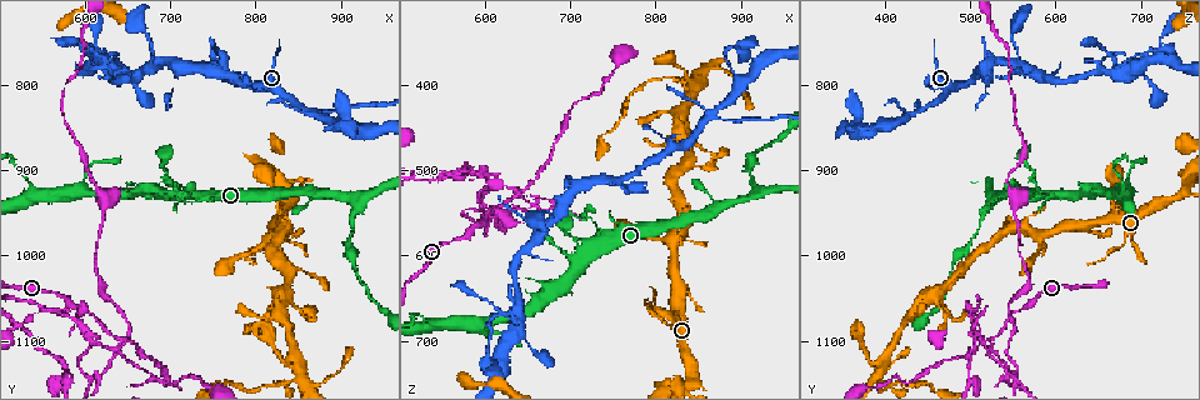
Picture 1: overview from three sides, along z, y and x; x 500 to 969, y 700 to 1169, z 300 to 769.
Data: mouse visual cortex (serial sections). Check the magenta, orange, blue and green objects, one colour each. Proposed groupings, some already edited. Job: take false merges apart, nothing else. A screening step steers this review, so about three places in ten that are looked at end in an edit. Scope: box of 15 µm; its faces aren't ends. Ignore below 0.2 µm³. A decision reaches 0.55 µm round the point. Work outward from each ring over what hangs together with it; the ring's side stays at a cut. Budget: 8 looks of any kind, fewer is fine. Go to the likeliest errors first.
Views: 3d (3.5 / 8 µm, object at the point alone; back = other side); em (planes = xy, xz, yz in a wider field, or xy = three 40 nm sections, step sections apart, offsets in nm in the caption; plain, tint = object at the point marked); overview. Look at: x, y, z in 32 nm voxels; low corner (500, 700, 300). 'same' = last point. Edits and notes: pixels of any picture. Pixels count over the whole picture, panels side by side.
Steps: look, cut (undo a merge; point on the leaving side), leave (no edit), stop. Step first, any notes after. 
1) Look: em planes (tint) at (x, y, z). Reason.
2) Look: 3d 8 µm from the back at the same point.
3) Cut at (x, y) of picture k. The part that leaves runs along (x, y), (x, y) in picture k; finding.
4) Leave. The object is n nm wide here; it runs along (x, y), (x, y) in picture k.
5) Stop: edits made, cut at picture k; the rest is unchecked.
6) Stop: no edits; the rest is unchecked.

Look: 3d 3.5 µm at (865, 835, 440). Two arms in line, one across.

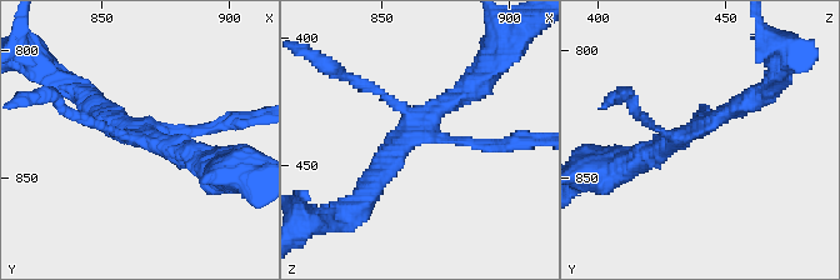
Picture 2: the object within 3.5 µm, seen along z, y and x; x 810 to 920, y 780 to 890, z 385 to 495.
Look: em planes (tint) at (864, 833, 436). Now the EM.

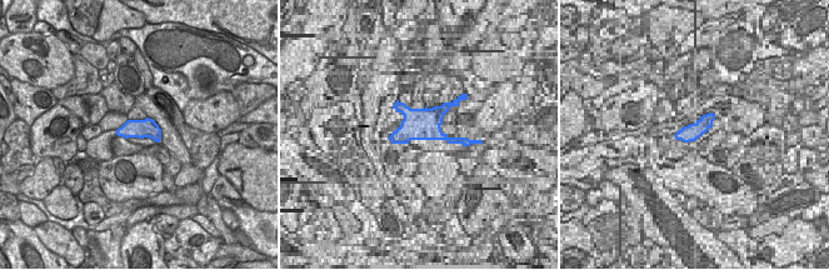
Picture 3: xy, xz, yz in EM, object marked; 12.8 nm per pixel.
Cut at (215, 126) of picture 2. The part that leaves runs along (175, 130), (259, 119) in picture 2; two cells meet here.

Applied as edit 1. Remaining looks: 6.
Look: overview. Redraw.

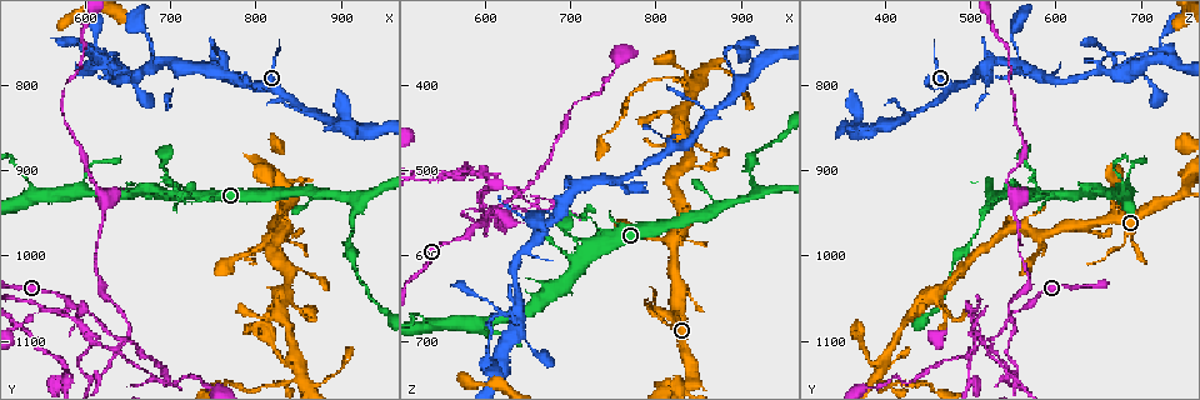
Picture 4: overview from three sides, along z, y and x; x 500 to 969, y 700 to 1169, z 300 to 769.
Look: em xy step 3 (tint) at (855, 1140, 390). Thick turns thin.

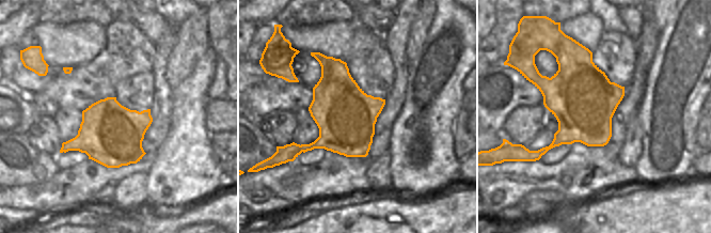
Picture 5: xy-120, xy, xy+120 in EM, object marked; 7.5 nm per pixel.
Look: 3d 3.5 µm at the same point.

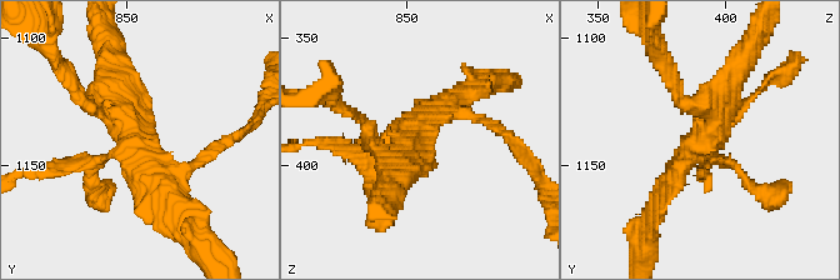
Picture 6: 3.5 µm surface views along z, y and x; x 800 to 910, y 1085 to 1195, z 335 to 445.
Cut at (95, 180) of picture 6. The object is 460 nm wide here; the part that leaves runs along (104, 155), (70, 168), (35, 171) in picture 6; a second cell is stuck on.

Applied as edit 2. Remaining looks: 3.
Look: 3d 8 µm at (915, 935, 530). Three-way junction.

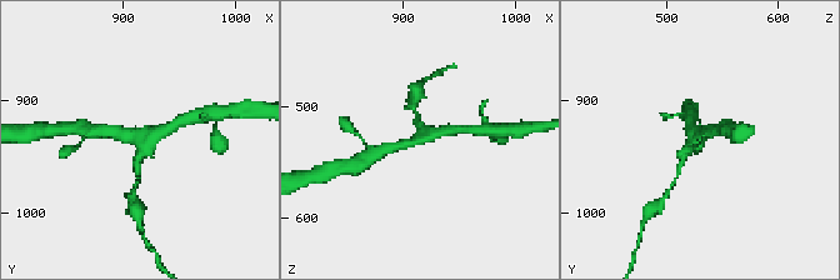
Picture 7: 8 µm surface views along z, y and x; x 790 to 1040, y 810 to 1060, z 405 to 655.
Look: 3d 3.5 µm at (914, 936, 528). Zoom in.

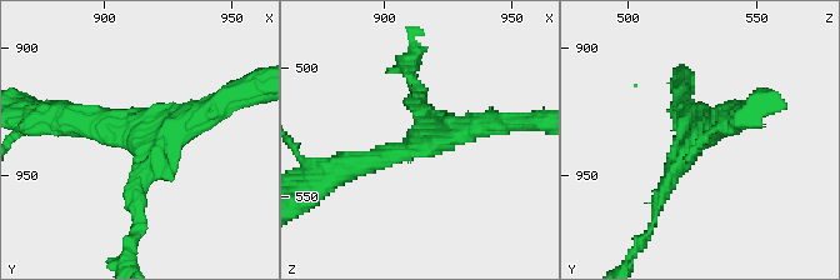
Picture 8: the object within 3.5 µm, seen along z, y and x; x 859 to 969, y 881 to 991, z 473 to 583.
Leave. It runs along (61, 118), (153, 151), (138, 201) in picture 8; one cell here.

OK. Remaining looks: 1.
Stop: edits made, cut at picture 2, cut at picture 6; the rest is unchecked.

